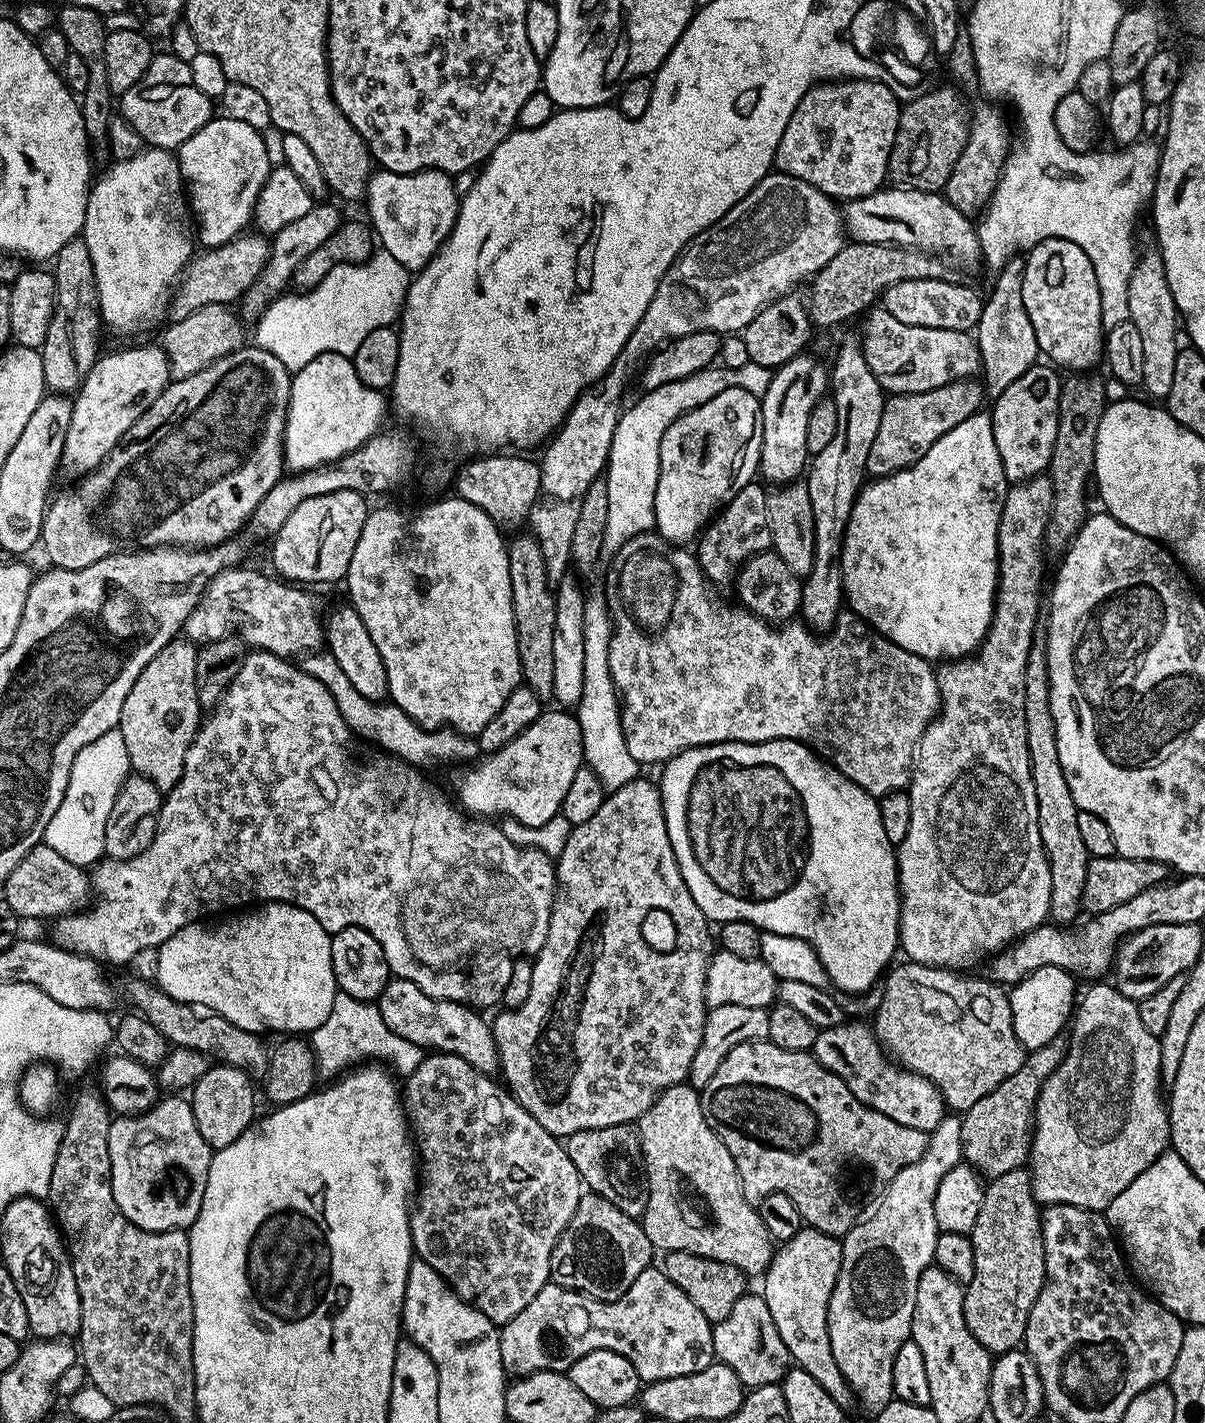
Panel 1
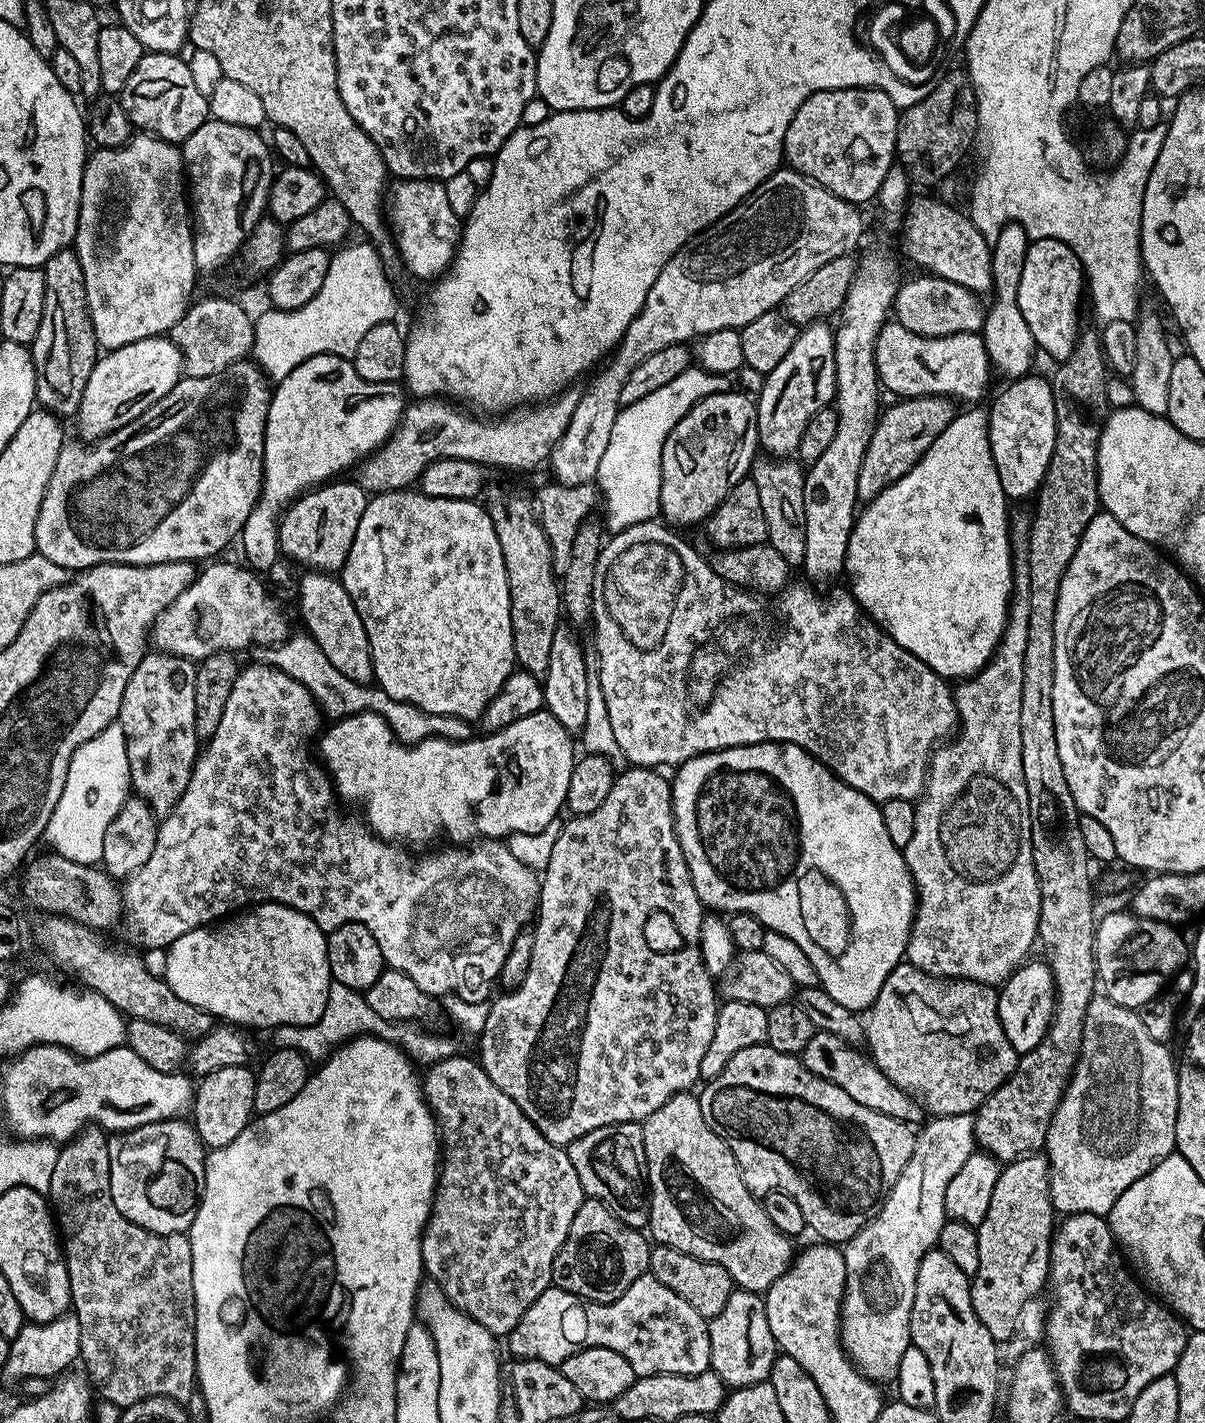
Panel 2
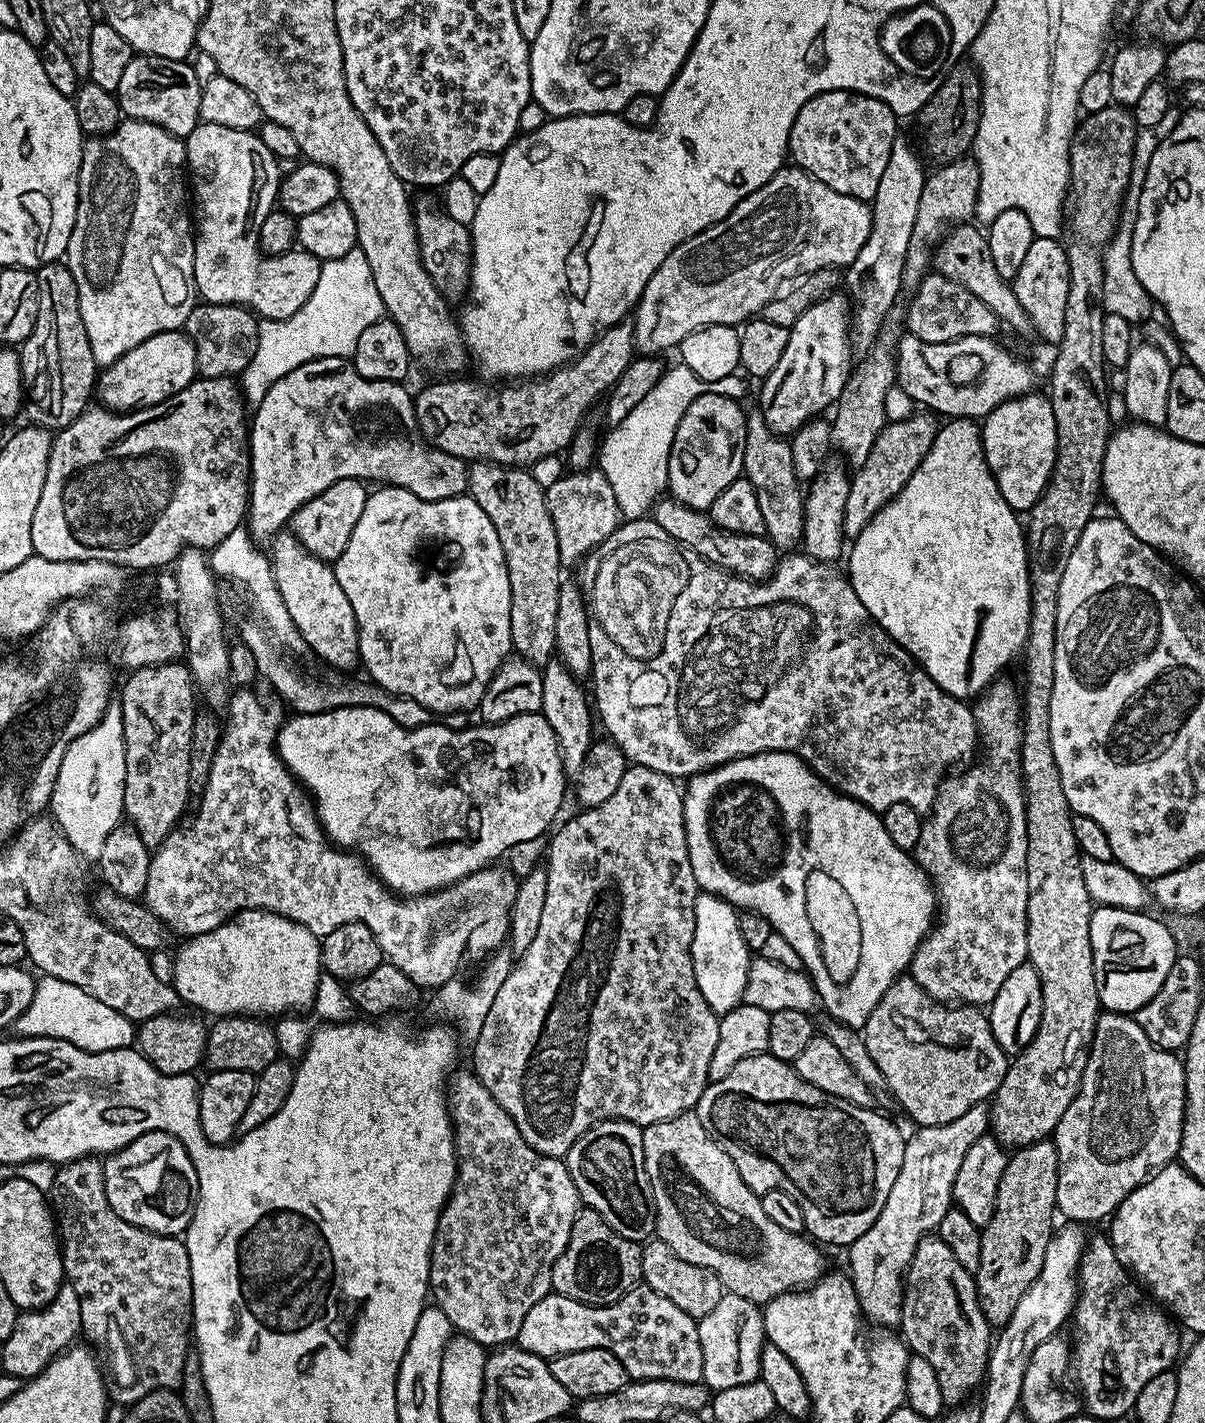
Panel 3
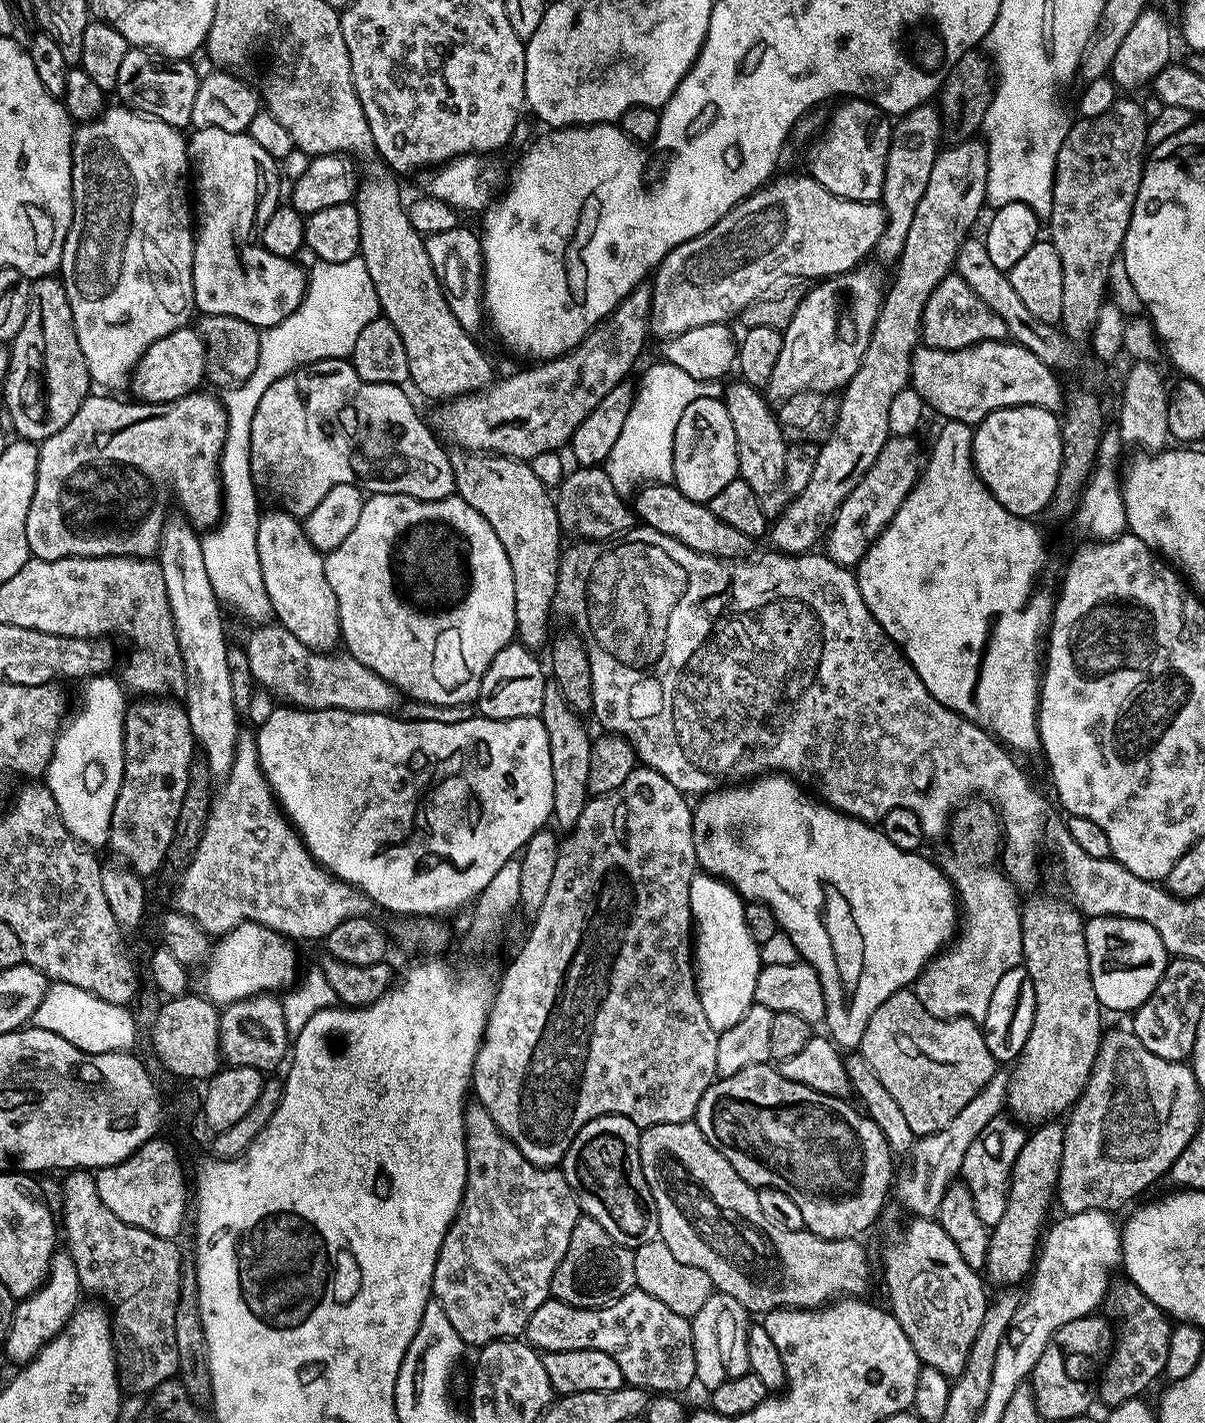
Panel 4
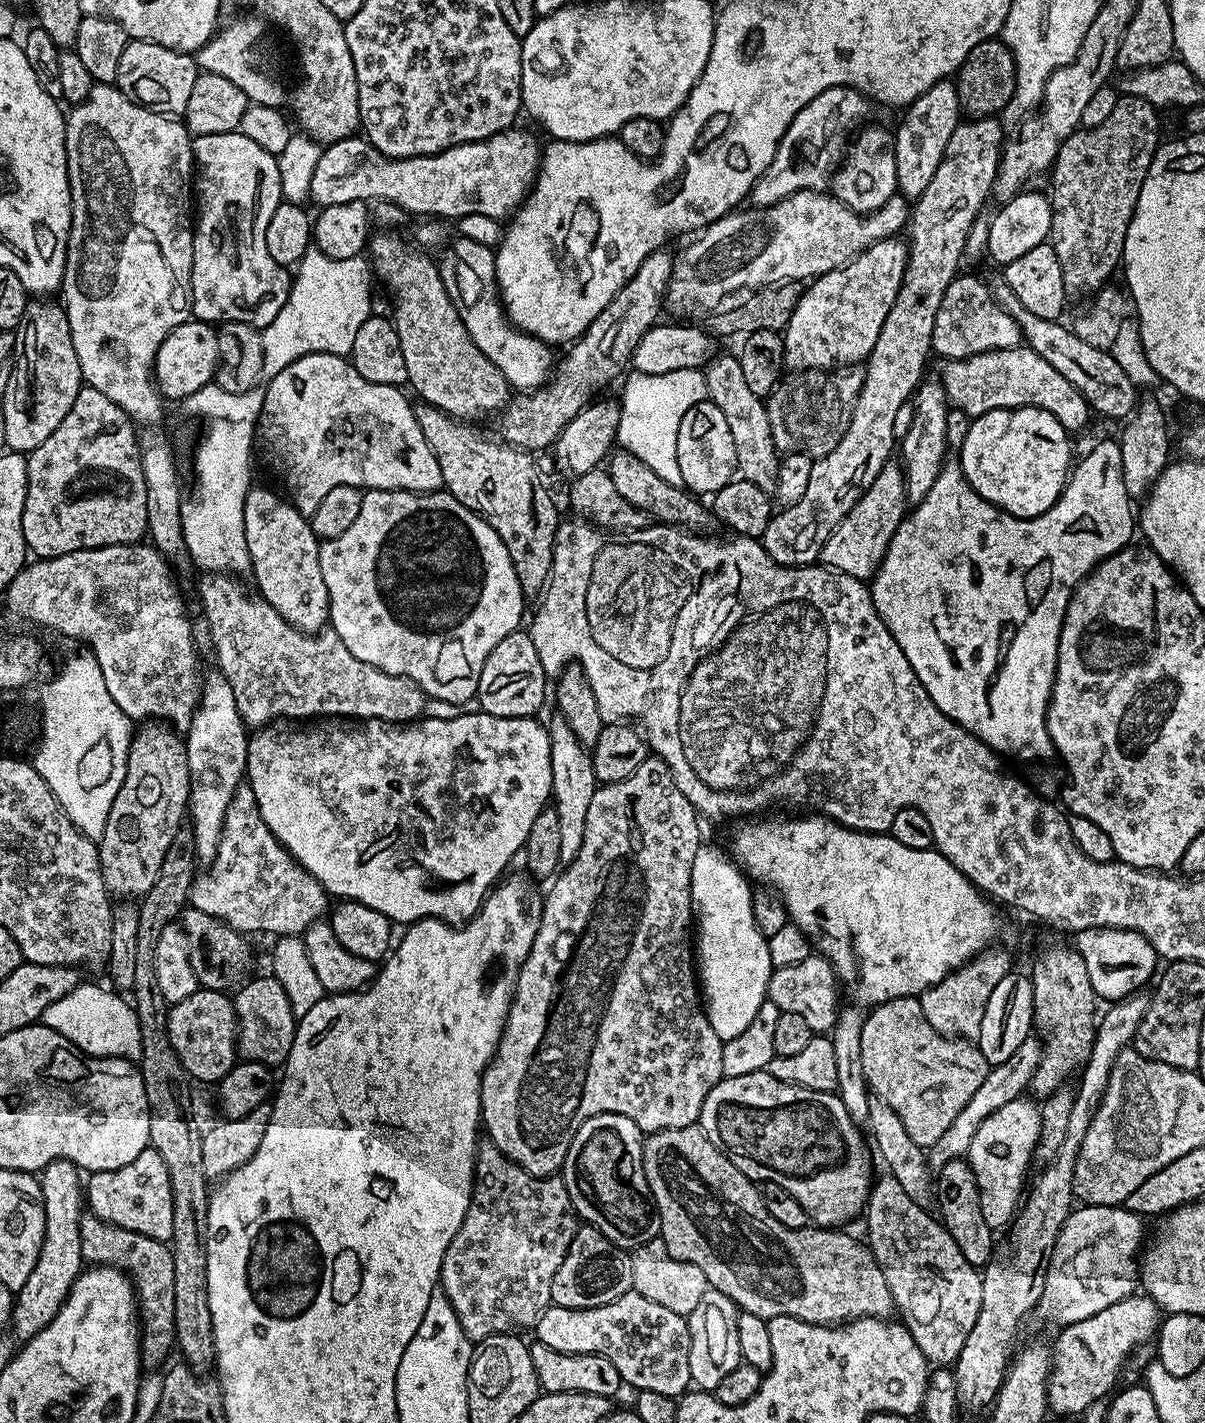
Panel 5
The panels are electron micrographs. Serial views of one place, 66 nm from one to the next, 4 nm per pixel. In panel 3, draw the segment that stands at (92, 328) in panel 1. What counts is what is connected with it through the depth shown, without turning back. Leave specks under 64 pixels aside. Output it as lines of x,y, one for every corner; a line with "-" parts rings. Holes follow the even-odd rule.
52,261
44,264
43,267
37,269
36,281
38,282
38,318
34,322
34,330
30,334
30,338
25,340
22,347
19,349
20,364
21,364
21,378
23,380
23,415
28,415
27,423
29,425
46,428
49,430
59,430
70,426
70,422
74,422
81,416
89,407
90,401
93,399
94,389
98,384
98,365
94,354
90,350
90,338
86,338
86,326
82,326
82,310
78,306
78,286
74,286
74,274
70,274
67,263
61,261

